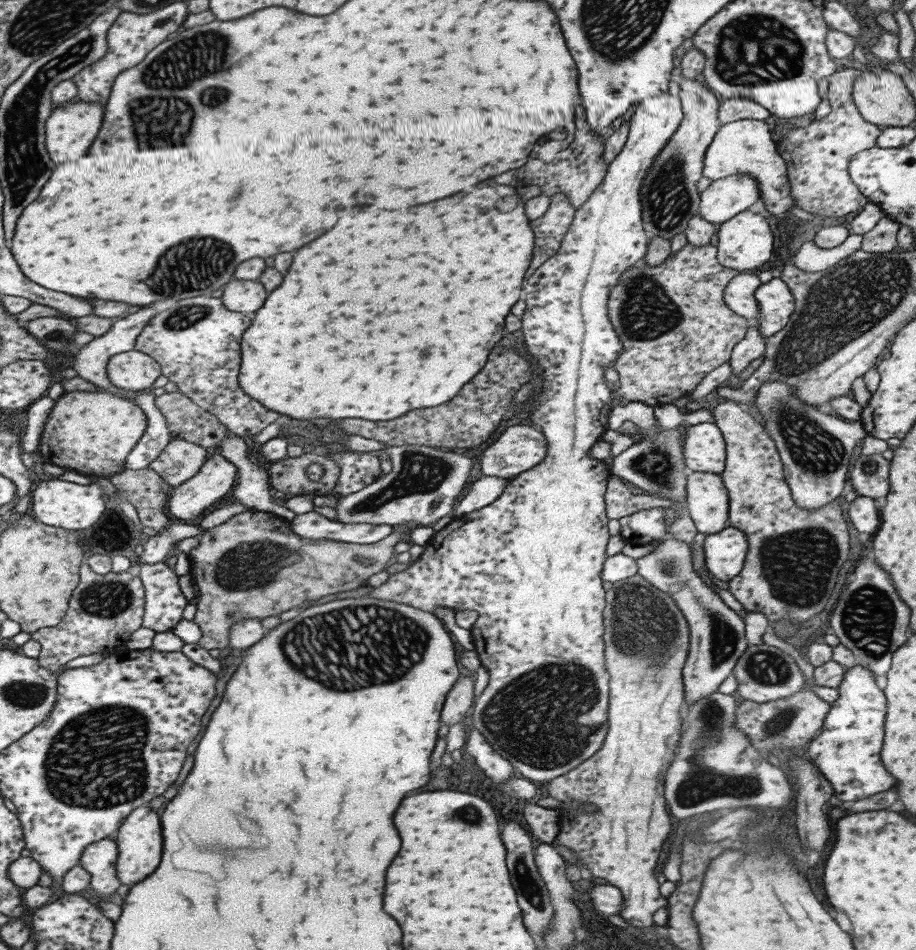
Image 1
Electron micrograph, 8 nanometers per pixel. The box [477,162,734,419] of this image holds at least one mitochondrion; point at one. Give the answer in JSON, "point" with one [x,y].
{"point":[657,314]}

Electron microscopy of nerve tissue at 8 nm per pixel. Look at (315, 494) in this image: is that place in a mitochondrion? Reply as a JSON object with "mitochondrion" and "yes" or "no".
{"mitochondrion":"no"}

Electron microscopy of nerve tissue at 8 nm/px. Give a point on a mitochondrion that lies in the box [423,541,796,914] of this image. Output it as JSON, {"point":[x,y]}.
{"point":[547,717]}

